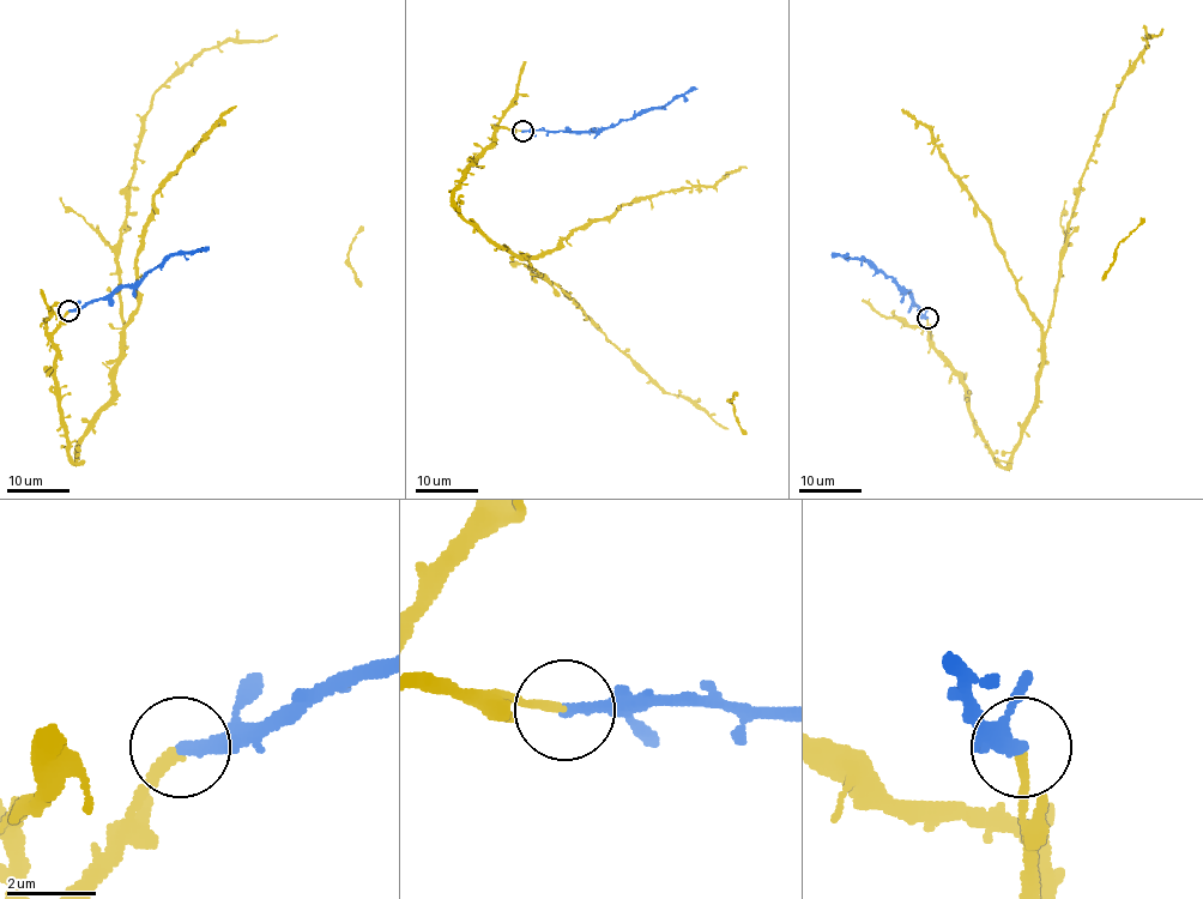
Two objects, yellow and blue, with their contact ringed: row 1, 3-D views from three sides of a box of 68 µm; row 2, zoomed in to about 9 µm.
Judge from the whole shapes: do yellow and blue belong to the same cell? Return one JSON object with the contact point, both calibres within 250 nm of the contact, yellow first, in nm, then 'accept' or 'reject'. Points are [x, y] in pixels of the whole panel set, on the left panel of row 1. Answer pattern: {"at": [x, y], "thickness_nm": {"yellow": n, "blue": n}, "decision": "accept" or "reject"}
{"at": [68, 311], "thickness_nm": {"yellow": 200, "blue": 240}, "decision": "accept"}

